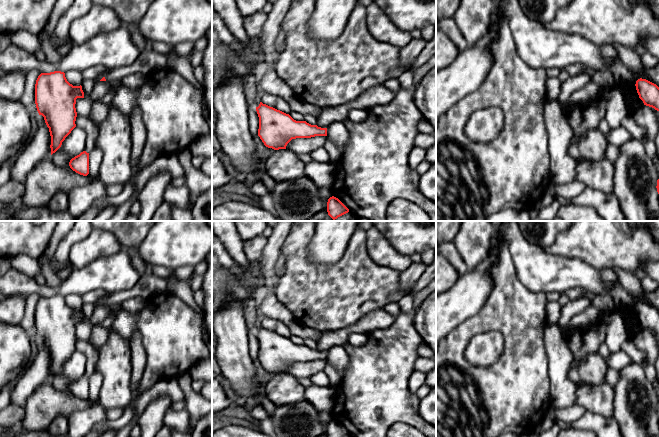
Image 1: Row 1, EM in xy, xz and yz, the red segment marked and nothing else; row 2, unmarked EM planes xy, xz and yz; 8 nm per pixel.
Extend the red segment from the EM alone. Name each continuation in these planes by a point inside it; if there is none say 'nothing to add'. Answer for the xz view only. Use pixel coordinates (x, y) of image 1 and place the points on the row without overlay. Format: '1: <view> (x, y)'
nothing to add

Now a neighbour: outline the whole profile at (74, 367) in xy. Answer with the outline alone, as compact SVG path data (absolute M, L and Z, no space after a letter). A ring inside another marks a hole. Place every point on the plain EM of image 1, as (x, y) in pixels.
M75 351L50 383L60 391L70 392L70 384L85 375L86 362L86 356L82 352Z

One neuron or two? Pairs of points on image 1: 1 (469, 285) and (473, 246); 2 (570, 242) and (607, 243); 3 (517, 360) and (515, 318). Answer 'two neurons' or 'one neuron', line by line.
1: two neurons
2: one neuron
3: one neuron

